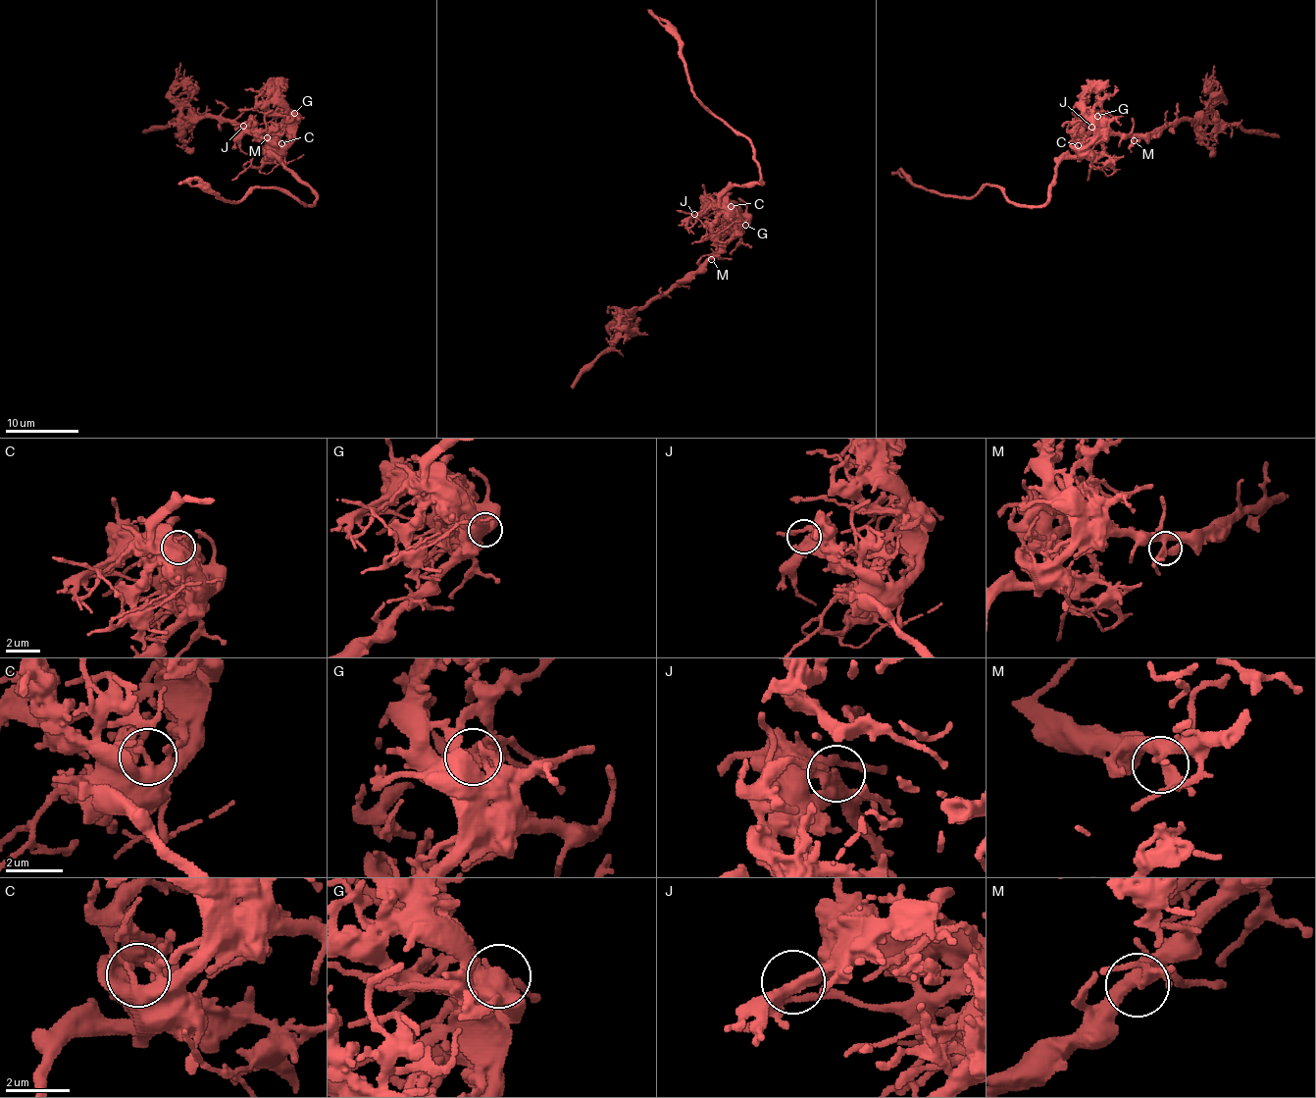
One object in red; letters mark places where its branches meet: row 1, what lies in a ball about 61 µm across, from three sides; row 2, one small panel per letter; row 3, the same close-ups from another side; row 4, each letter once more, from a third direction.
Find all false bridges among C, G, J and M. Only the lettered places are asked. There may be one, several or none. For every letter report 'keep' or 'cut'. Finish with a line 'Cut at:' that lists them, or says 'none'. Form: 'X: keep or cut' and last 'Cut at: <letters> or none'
C: keep
G: keep
J: keep
M: keep
Cut at: none

